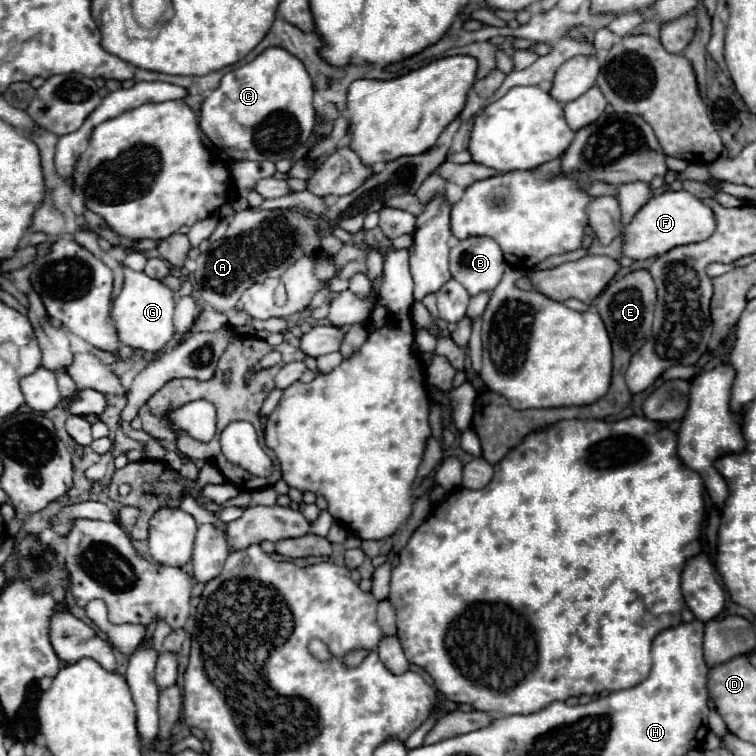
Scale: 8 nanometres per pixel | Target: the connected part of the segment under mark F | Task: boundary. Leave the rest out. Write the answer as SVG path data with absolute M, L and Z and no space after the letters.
M665 191L661 195L651 197L621 229L623 245L621 253L629 259L649 259L649 257L659 257L667 253L669 249L677 245L687 245L687 243L697 243L715 231L715 217L713 211L695 195L687 191Z

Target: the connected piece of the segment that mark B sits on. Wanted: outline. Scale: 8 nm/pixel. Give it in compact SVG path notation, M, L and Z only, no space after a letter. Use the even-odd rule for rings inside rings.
M469 237L449 253L449 269L469 295L493 291L505 273L505 259L491 237Z

